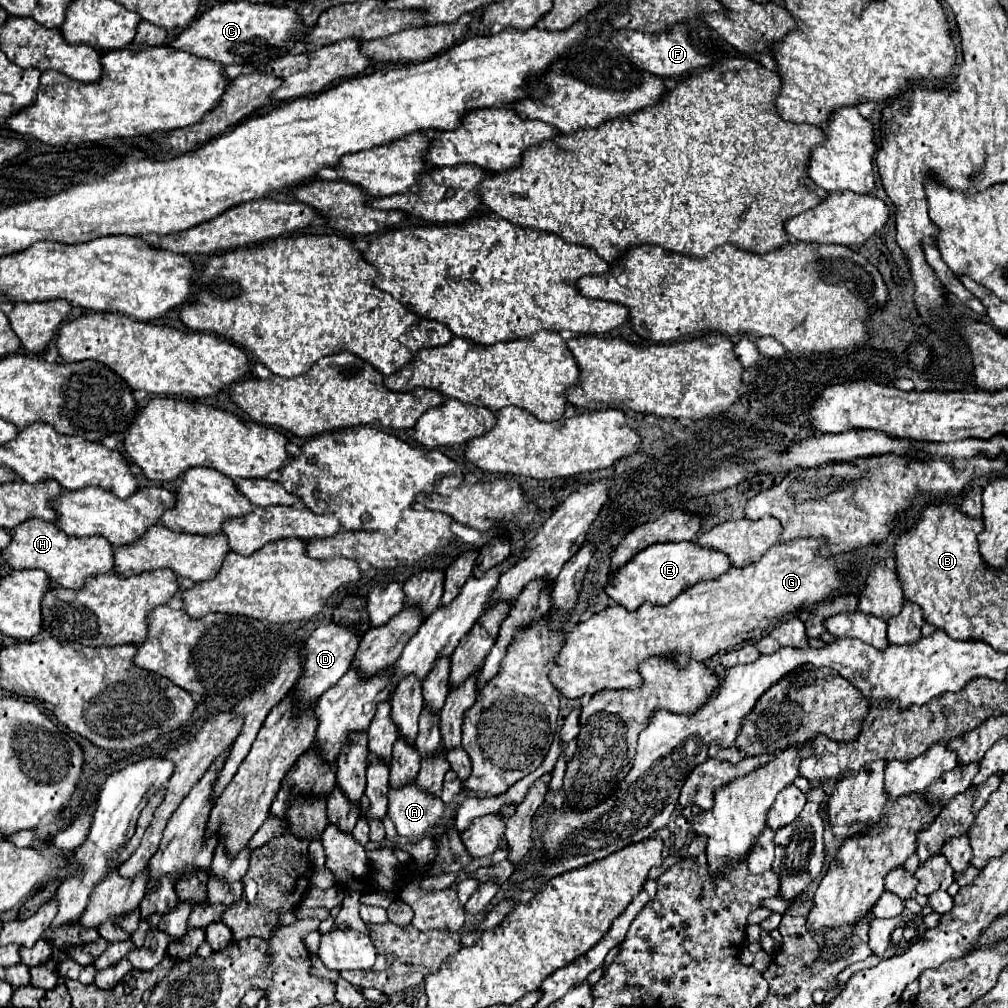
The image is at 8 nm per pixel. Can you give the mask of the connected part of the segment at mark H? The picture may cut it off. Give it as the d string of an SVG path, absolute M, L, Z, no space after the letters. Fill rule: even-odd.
M29 519L13 531L9 547L1 551L1 557L13 569L43 569L49 579L67 589L83 587L85 579L101 573L113 573L115 569L115 547L101 537L71 537L65 535L55 523Z

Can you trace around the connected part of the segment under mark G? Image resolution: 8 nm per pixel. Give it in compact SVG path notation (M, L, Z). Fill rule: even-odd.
M823 537L794 539L771 547L757 563L751 563L747 567L733 567L729 573L721 575L715 581L703 581L703 583L689 587L679 597L675 597L673 603L669 603L669 605L655 607L651 603L645 603L637 611L627 611L621 605L607 607L607 609L595 613L589 621L583 621L569 631L567 641L555 659L555 665L549 667L549 679L561 695L575 699L575 697L583 697L587 693L595 695L597 691L603 691L603 689L619 691L619 689L641 687L643 679L639 677L639 673L635 669L639 663L643 663L649 657L669 657L669 654L674 653L679 668L685 667L691 659L707 661L715 653L721 653L719 651L721 647L731 649L735 637L749 639L751 633L755 633L759 629L763 631L769 625L775 625L777 621L781 621L785 615L795 613L807 605L825 601L825 599L829 599L829 595L833 591L841 589L843 587L843 569L839 569L837 561L833 557L819 555L823 547L827 547L827 539L823 539ZM599 643L603 643L603 647L597 651Z

